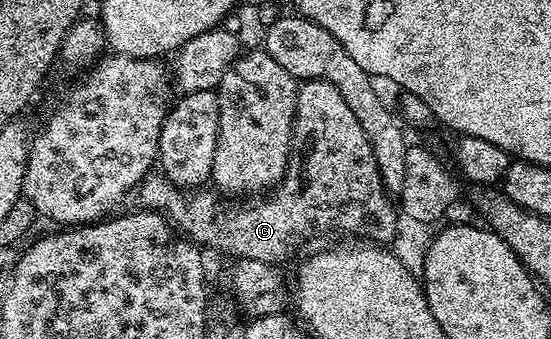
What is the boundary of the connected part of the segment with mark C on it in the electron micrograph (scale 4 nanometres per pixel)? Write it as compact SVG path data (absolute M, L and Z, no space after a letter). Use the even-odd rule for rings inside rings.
M308 79L298 84L295 128L291 130L291 155L287 159L287 171L274 190L263 197L268 199L251 203L248 207L230 207L229 204L222 203L227 201L220 198L214 190L180 189L162 173L152 173L141 180L137 188L138 195L138 206L142 210L162 213L178 230L180 227L187 234L184 236L190 242L203 249L212 247L215 251L224 251L235 259L282 264L282 259L289 258L298 249L299 231L303 235L311 235L314 231L319 235L327 235L330 231L336 231L339 237L354 237L376 245L390 244L395 235L397 207L394 202L391 204L392 196L383 186L369 138L341 93L329 81L321 79Z

